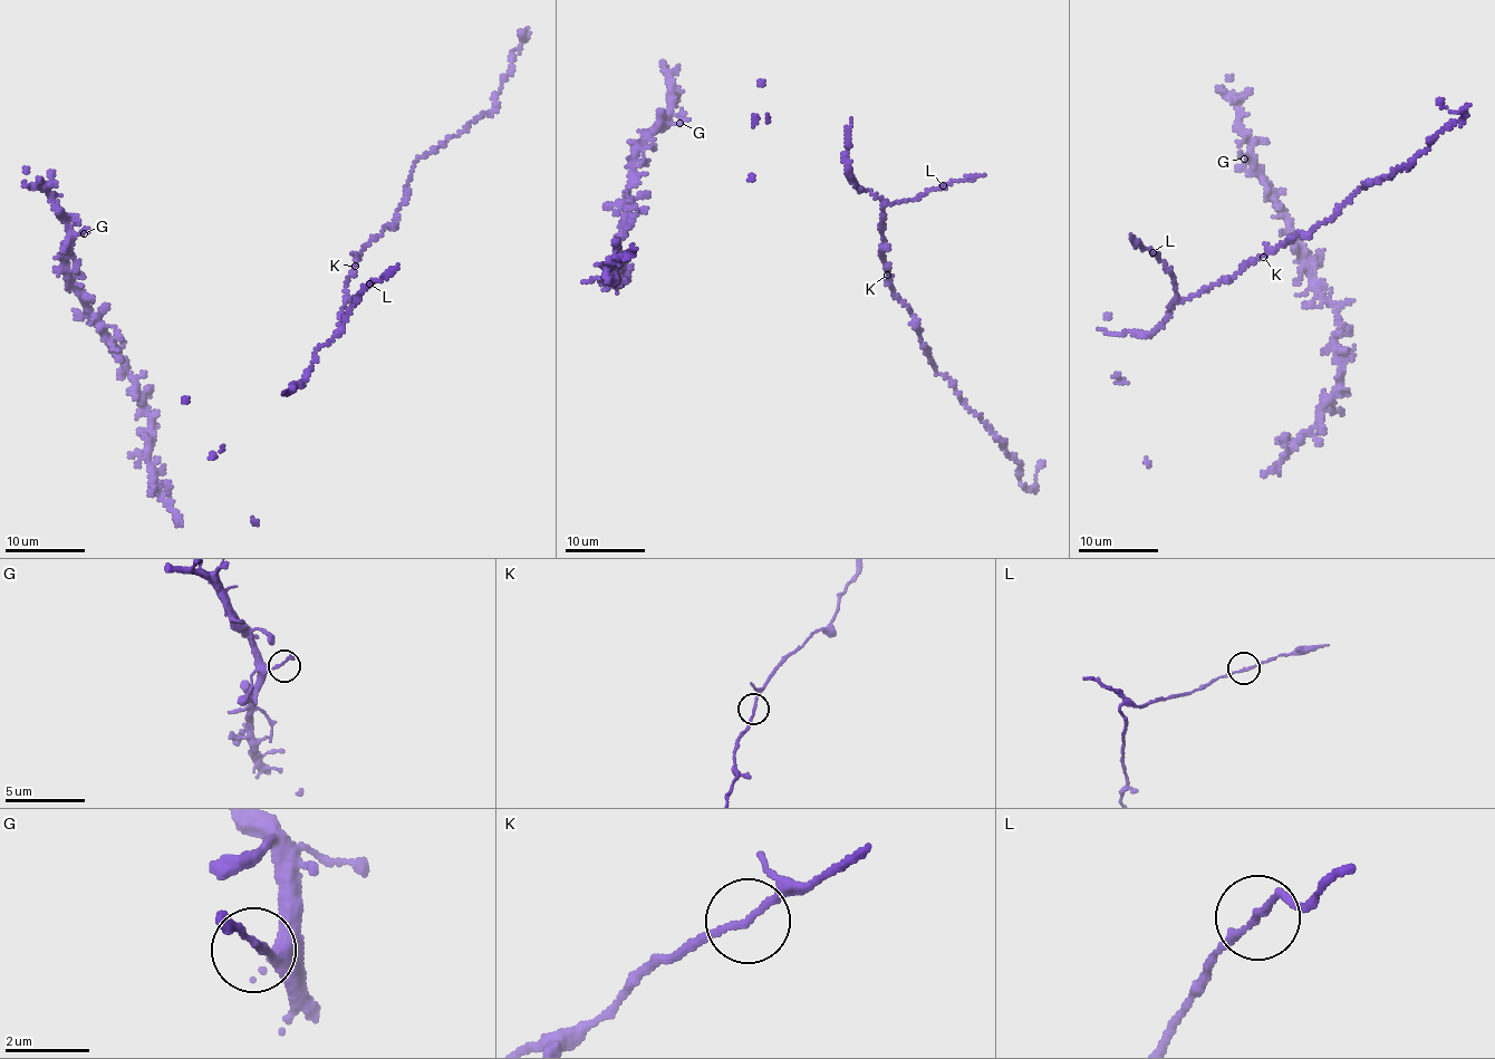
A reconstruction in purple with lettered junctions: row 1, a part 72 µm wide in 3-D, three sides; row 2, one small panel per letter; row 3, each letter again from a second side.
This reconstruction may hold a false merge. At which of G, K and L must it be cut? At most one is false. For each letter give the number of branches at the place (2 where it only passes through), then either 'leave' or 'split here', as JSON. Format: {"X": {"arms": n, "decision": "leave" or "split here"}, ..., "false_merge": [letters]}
{"G": {"arms": 2, "decision": "leave"}, "K": {"arms": 2, "decision": "leave"}, "L": {"arms": 2, "decision": "leave"}, "false_merge": []}

